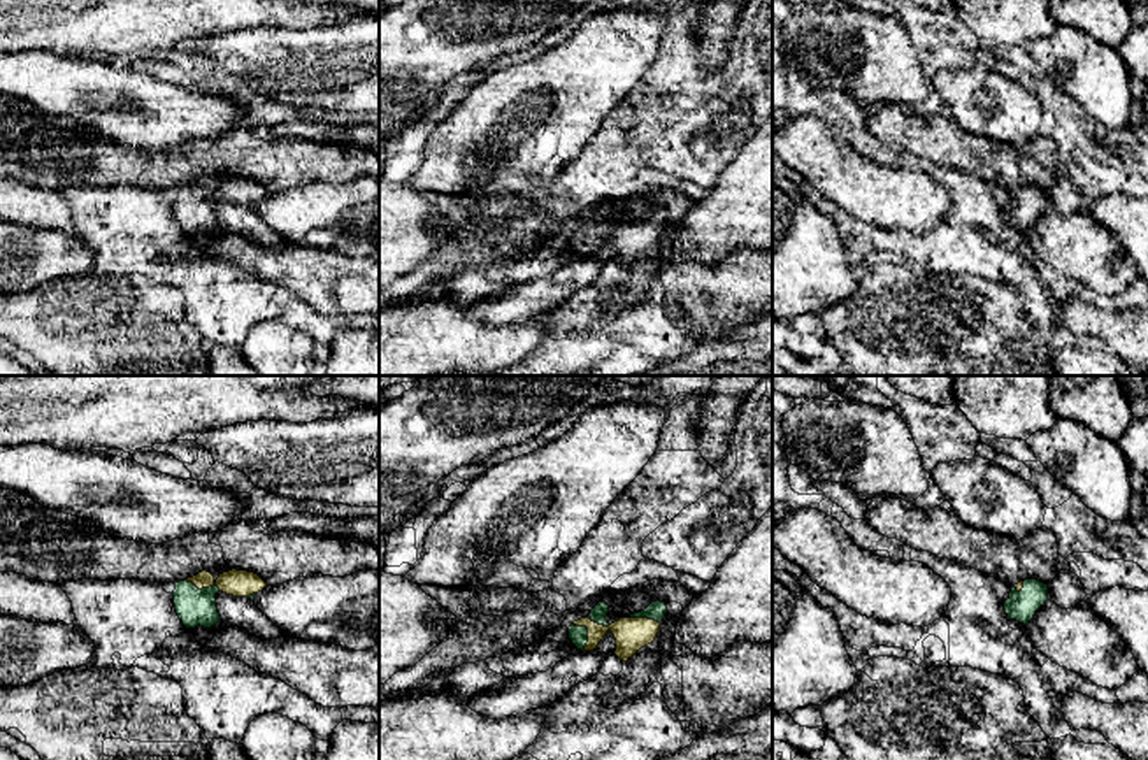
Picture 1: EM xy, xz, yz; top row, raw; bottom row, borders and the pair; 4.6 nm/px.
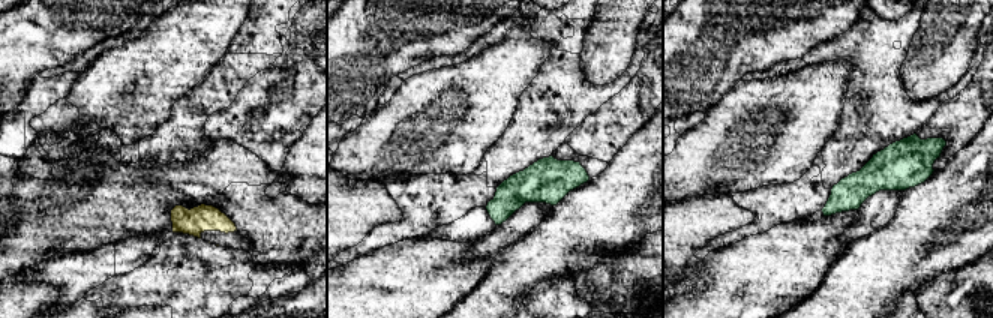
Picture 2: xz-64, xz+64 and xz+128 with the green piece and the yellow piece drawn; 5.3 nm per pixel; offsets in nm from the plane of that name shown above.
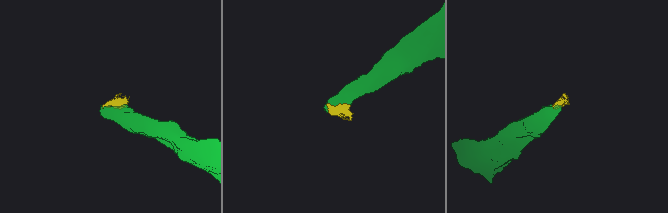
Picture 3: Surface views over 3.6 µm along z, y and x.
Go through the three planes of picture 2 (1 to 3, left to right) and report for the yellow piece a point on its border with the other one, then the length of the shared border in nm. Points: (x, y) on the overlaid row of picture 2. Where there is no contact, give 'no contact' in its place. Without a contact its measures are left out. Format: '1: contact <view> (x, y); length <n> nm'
1: no contact
2: no contact
3: no contact

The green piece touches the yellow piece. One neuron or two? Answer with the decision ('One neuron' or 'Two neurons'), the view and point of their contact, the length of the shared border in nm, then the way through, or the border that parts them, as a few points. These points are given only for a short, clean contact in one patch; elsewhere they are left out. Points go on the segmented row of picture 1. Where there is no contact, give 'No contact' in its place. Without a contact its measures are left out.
One neuron. Touches green at xy (202, 588). Shared border 180 nm. Path across: xy (193, 606), (202, 588), (239, 583)

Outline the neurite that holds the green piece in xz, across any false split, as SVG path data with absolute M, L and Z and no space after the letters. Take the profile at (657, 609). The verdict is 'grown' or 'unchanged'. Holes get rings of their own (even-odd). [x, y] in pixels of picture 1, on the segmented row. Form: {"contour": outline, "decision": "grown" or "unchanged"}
{"contour": "M599 602L588 618L581 618L569 627L569 639L581 651L593 651L604 635L611 630L616 639L614 655L627 662L641 648L651 644L660 632L660 621L665 618L665 602L651 602L644 611L634 613L628 618L620 618L614 623L607 623L606 616L609 606Z", "decision": "grown"}

